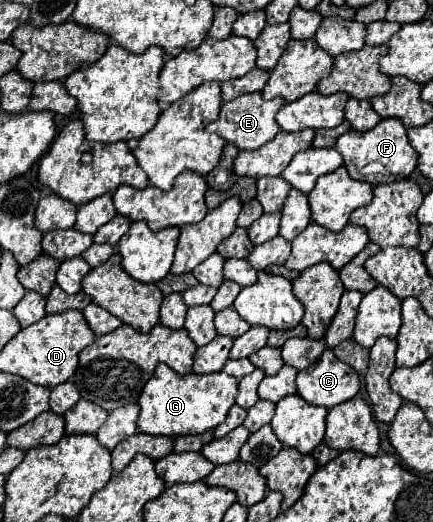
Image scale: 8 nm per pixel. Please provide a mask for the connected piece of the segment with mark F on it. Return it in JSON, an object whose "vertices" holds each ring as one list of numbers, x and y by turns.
{"vertices":[[385,118,367,132,349,130,339,136,335,146,343,156,343,166,347,168,349,176,359,182,369,182,371,186,403,180,417,168,417,152,411,148,407,130,403,124,399,124,397,118]]}

